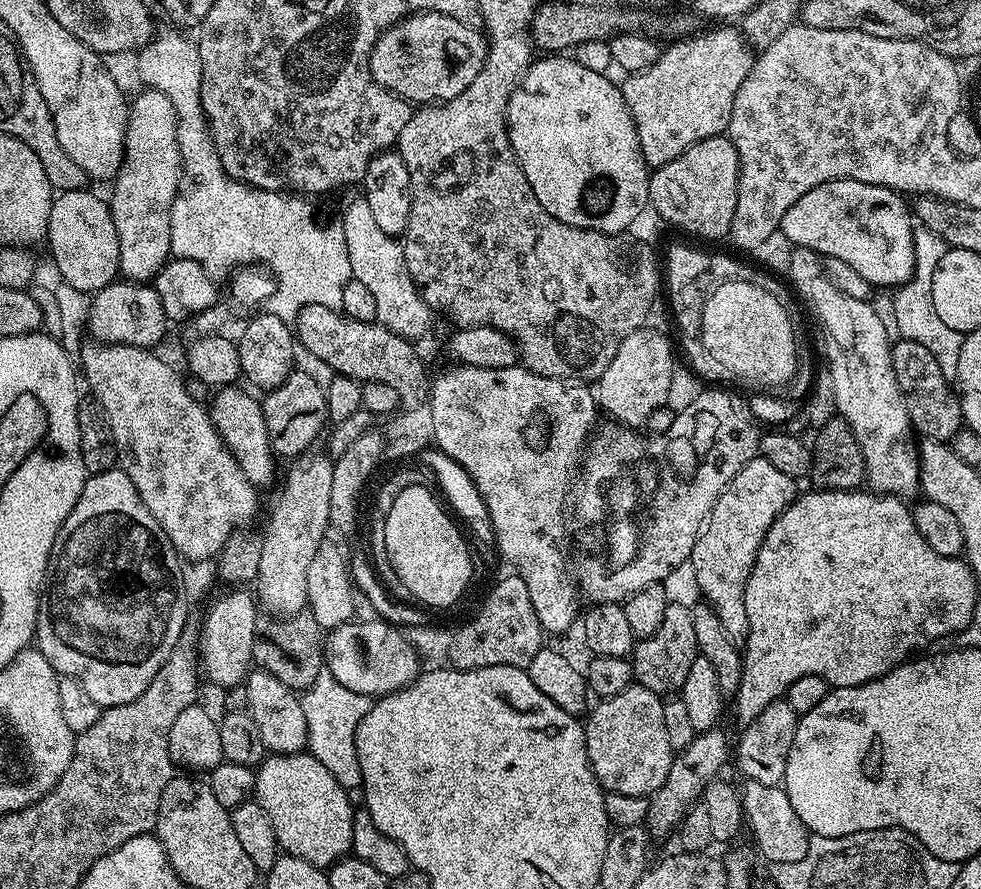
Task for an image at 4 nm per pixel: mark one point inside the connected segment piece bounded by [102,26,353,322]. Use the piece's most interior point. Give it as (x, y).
(221, 223)

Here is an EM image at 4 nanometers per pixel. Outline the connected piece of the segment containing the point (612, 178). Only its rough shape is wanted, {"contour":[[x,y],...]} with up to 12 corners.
{"contour":[[533,59],[508,99],[549,212],[627,233],[650,169],[619,83]]}

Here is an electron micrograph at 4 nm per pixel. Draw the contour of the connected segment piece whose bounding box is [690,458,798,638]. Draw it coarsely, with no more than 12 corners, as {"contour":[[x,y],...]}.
{"contour":[[752,460],[694,542],[692,576],[733,638],[762,538],[796,499],[793,477]]}

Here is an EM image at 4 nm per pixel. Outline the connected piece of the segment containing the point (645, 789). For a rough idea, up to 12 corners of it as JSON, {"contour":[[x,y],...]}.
{"contour":[[633,682],[583,721],[605,792],[651,797],[674,755],[664,700]]}

